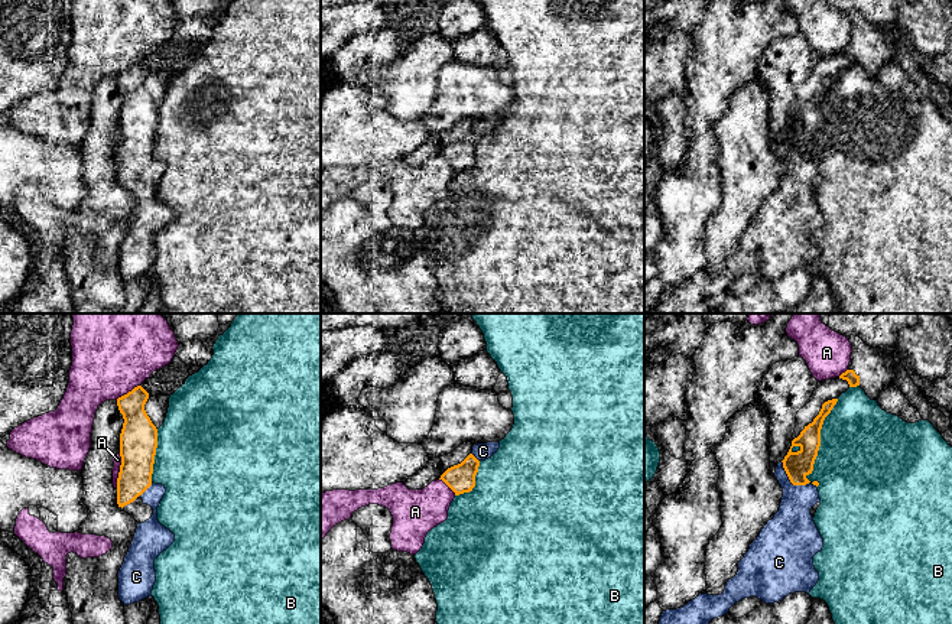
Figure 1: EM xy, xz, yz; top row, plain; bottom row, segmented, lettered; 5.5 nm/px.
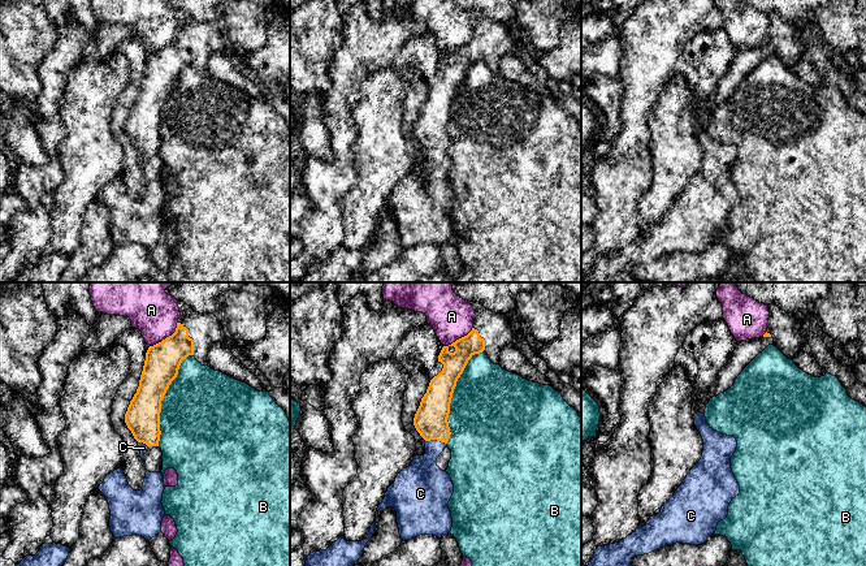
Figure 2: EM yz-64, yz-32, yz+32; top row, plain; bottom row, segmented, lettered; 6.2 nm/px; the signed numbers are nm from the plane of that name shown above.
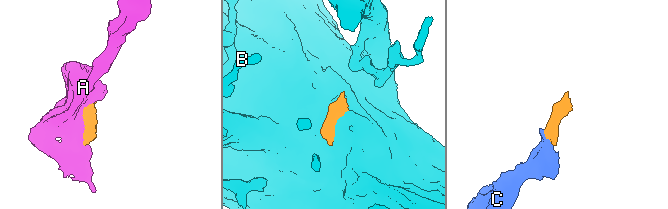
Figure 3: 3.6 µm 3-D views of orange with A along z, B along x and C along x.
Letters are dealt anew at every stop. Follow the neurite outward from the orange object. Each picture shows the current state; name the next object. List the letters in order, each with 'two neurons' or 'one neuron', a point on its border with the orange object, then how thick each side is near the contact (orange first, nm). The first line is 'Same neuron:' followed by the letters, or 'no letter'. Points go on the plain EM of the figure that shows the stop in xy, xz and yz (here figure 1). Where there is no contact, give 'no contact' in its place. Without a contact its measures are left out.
Same neuron: C
A: two neurons; meets orange in xy at (120, 148); 200 nm thick on the orange side, 50 nm on the other
B: two neurons; meets orange in yz at (819, 122); 150 nm thick on the orange side, 500 nm on the other
C: one neuron; meets orange in yz at (793, 161); 150 nm thick on the orange side, 260 nm on the other

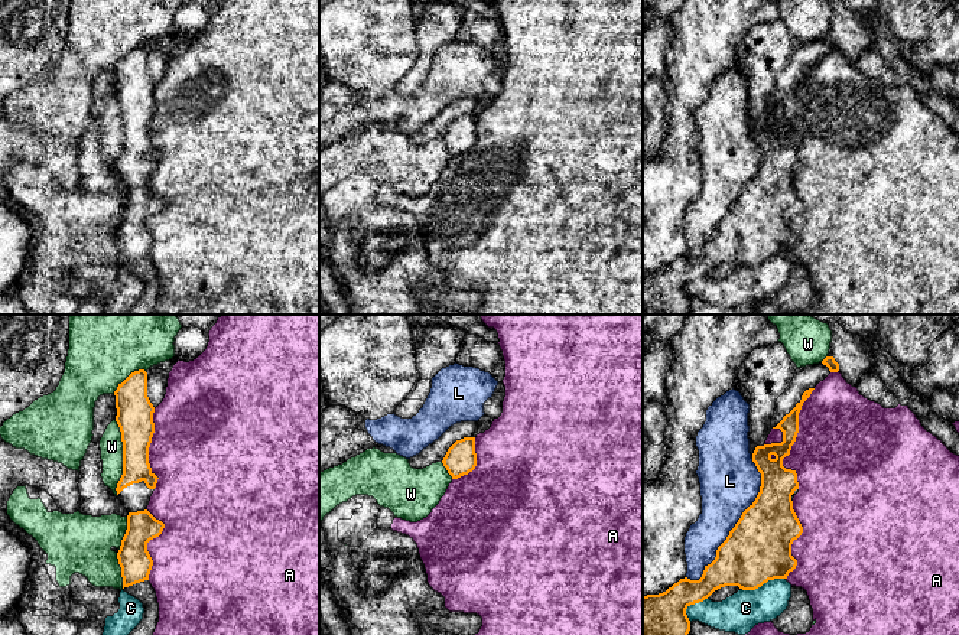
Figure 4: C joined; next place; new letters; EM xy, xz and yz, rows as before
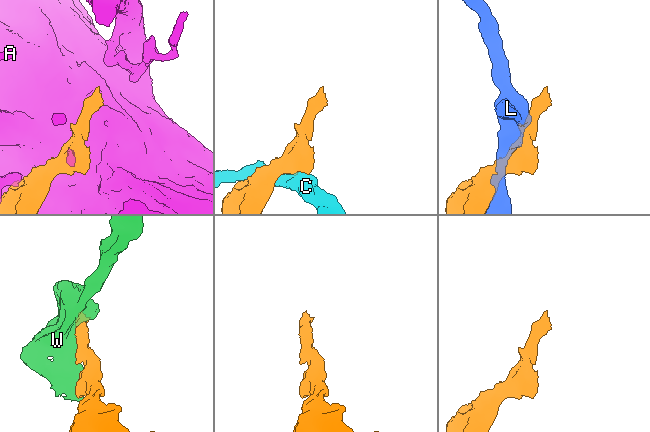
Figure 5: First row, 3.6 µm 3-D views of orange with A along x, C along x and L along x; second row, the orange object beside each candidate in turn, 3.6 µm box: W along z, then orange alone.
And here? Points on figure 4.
Same neuron: no letter
A: two neurons; meets orange in yz at (795, 117); 180 nm thick on the orange side, 500 nm on the other
C: two neurons; meets orange in yz at (763, 260); 360 nm thick on the orange side, 220 nm on the other
L: two neurons; meets orange in yz at (735, 201); 360 nm thick on the orange side, 340 nm on the other
W: two neurons; meets orange in xy at (123, 134); 200 nm thick on the orange side, 130 nm on the other

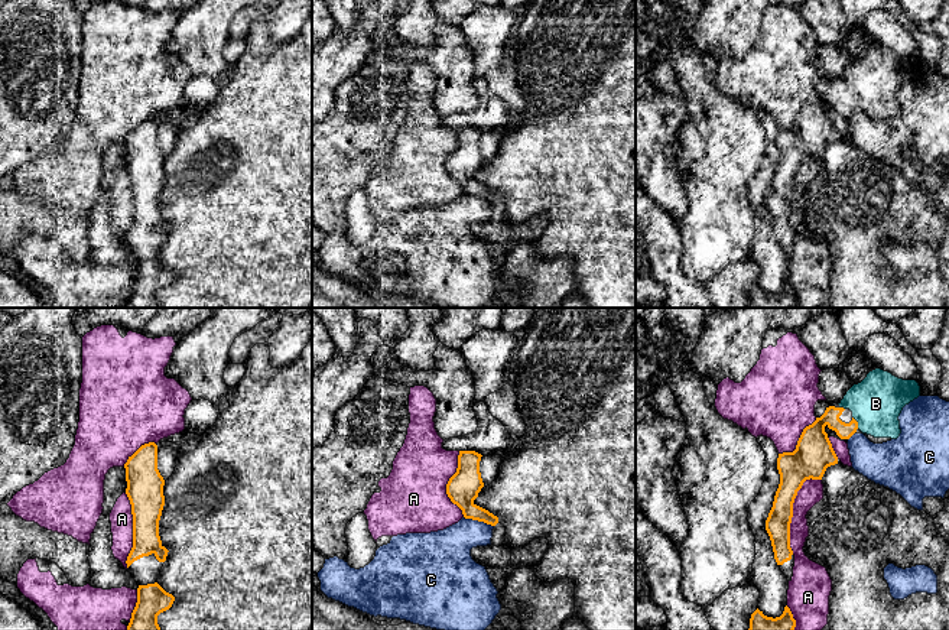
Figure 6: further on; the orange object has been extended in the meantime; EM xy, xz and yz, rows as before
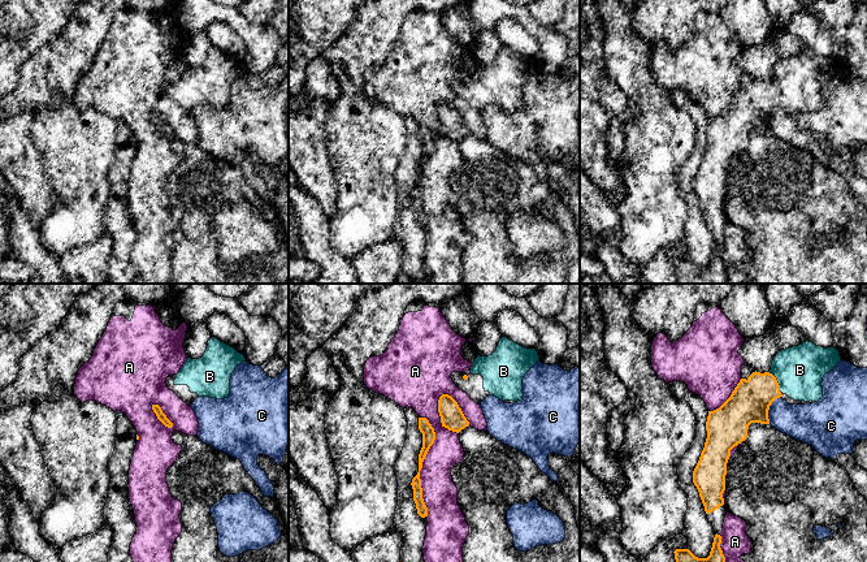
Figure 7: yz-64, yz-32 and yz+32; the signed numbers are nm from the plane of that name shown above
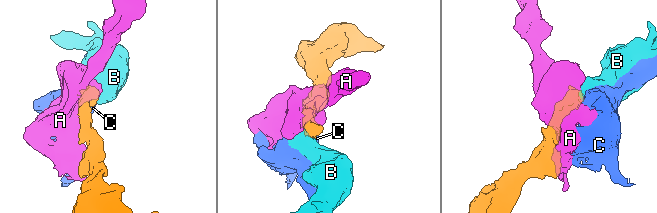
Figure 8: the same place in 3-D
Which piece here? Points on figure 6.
Same neuron: B
A: two neurons; meets orange in yz at (792, 187); 180 nm thick on the orange side, 130 nm on the other
B: one neuron; meets orange in yz at (857, 98); 140 nm thick on the orange side, 280 nm on the other
C: two neurons; meets orange in xz at (478, 197); 180 nm thick on the orange side, 260 nm on the other

